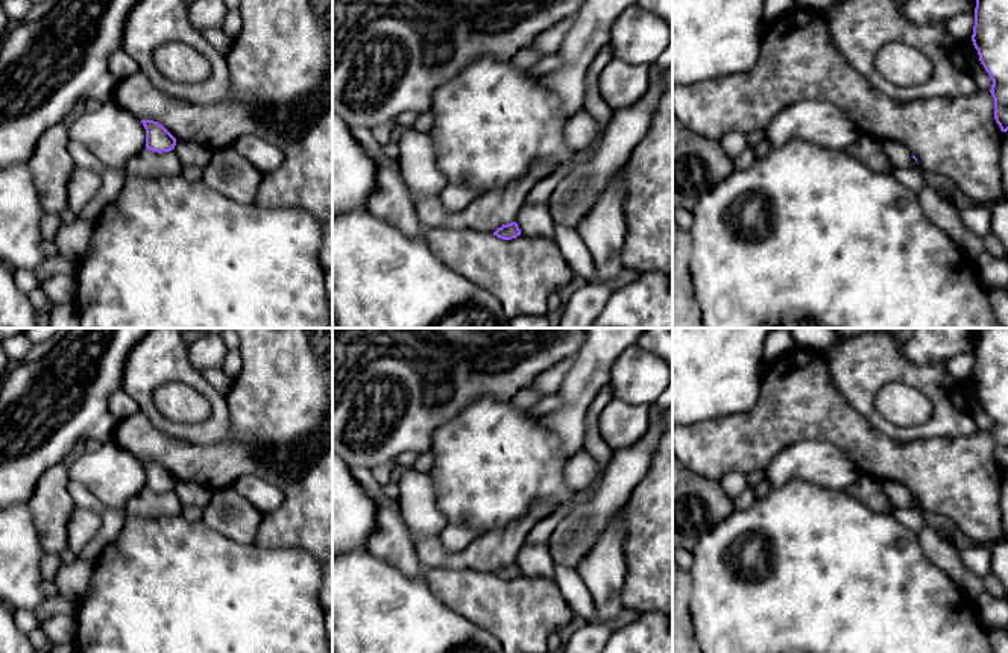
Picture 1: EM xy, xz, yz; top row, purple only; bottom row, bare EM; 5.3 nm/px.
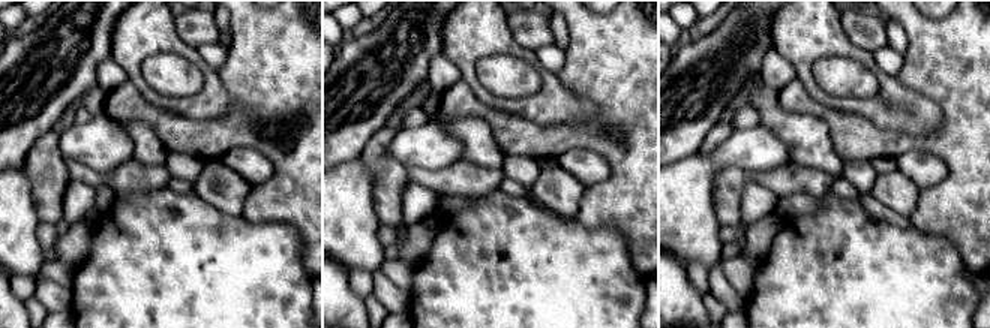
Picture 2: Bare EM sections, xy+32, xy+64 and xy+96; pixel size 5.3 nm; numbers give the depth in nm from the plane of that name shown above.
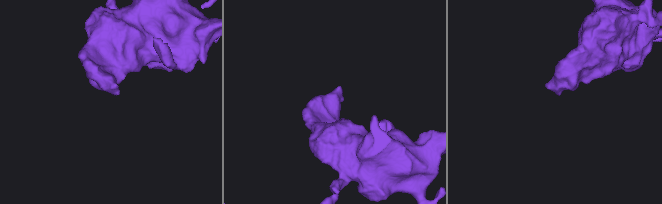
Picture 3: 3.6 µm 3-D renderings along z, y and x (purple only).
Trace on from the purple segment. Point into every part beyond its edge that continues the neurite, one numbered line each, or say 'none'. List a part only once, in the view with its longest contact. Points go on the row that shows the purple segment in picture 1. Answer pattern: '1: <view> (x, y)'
none

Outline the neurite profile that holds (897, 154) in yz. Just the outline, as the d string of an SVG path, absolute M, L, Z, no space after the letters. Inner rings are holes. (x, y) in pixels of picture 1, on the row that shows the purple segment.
M882 141L882 150L893 162L896 169L914 169L918 162L912 158L912 153L900 143Z

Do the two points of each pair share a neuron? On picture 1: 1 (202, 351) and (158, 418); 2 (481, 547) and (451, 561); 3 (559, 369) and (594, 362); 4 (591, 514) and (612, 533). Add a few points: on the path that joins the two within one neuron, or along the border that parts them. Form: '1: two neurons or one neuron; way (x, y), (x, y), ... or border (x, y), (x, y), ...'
1: two neurons; border (187, 345), (187, 357), (201, 372)
2: one neuron; way (474, 555), (469, 559), (459, 561)
3: two neurons; border (573, 357), (573, 366), (556, 392)
4: two neurons; border (623, 506), (609, 520), (585, 556)

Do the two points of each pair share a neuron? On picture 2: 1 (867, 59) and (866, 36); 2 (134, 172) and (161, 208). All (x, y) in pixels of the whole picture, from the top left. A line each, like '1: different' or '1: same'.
1: different
2: different

